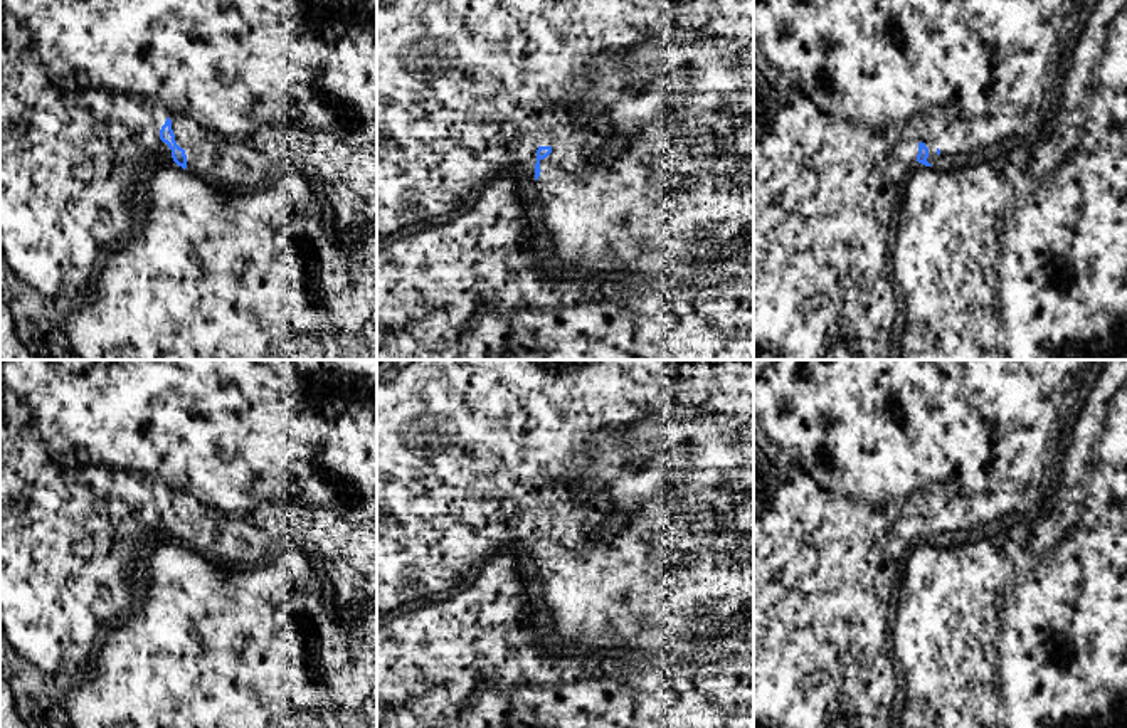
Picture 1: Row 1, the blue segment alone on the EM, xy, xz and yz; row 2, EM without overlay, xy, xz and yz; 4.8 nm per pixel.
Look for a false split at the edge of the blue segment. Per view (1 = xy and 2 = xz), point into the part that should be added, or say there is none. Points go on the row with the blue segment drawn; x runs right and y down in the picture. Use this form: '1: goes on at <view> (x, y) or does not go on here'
1: does not go on here
2: does not go on here

